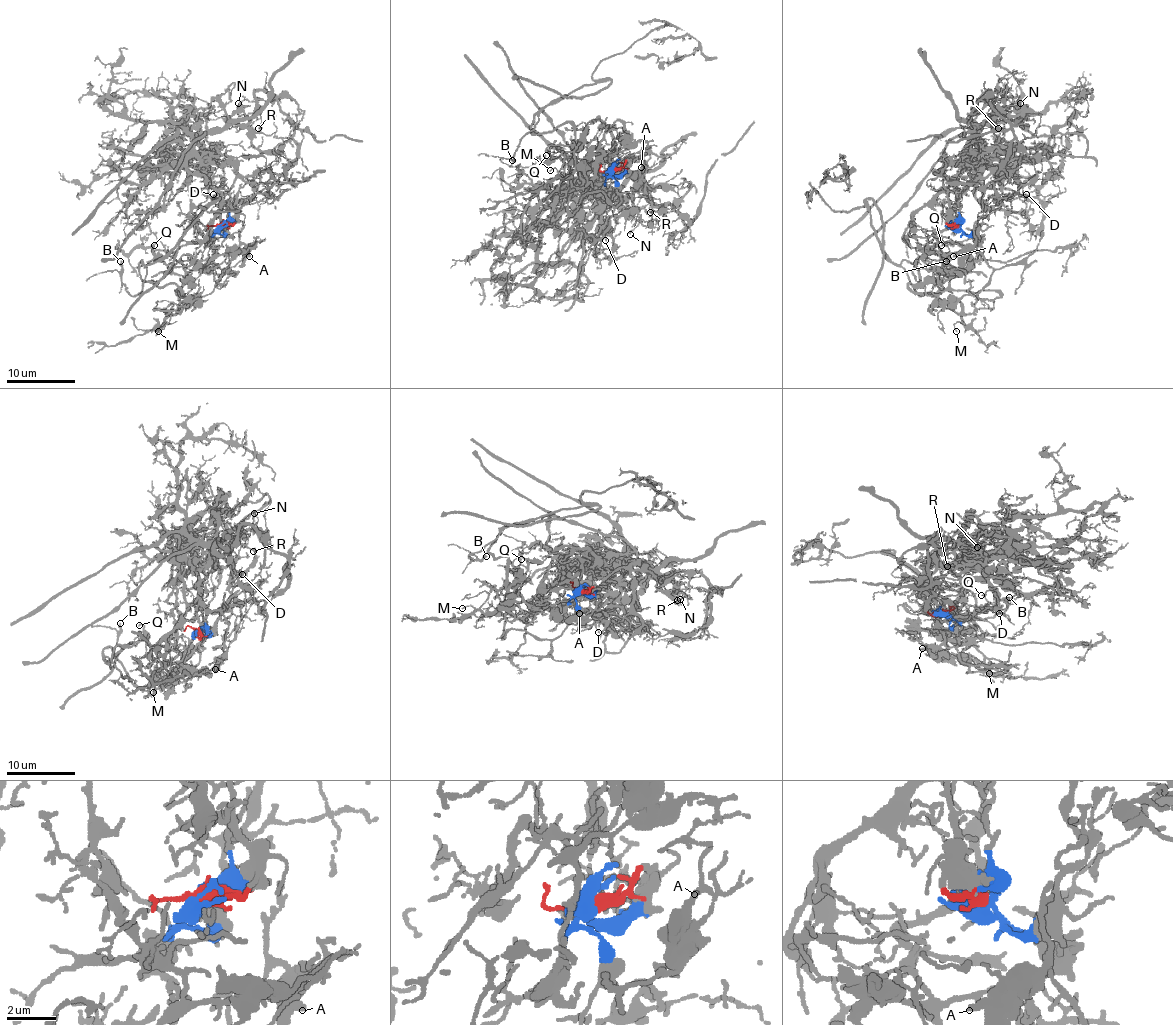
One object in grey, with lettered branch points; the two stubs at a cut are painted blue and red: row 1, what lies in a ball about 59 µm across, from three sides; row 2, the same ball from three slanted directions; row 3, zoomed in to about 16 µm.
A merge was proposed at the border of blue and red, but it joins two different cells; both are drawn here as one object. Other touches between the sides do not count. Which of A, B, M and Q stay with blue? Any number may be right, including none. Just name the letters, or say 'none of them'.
A, B, M, Q

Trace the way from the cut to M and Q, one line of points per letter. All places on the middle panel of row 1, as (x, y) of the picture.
M: (611, 170), (602, 189), (573, 163), (570, 182), (584, 187), (580, 170), (550, 170)
Q: (611, 170), (602, 189), (606, 184), (587, 182), (577, 169), (567, 174), (558, 158), (544, 163), (546, 155)

